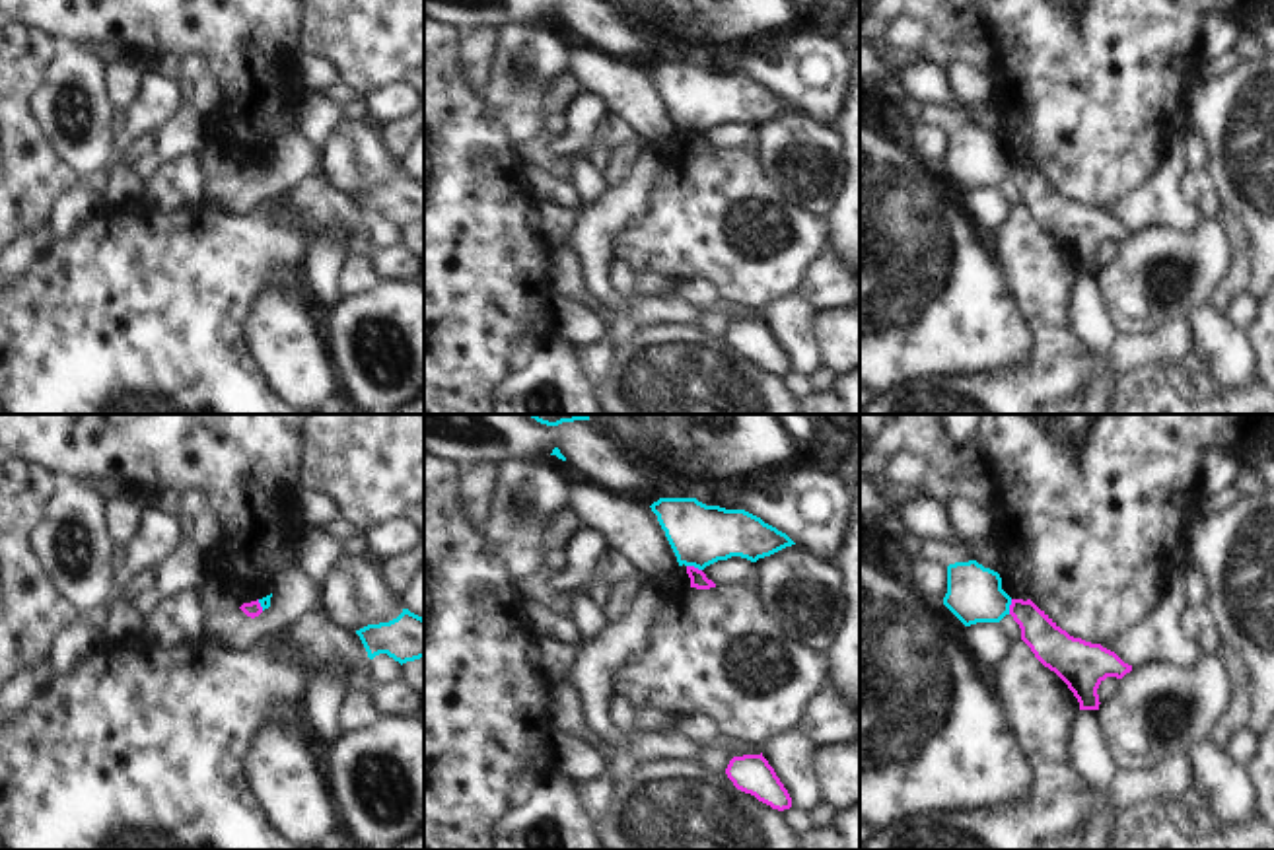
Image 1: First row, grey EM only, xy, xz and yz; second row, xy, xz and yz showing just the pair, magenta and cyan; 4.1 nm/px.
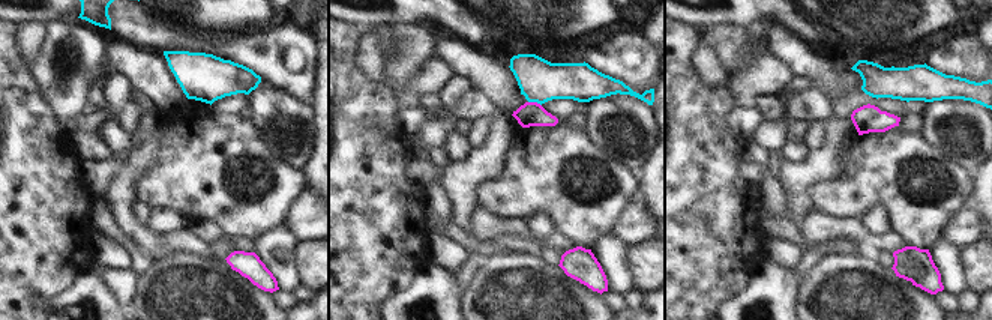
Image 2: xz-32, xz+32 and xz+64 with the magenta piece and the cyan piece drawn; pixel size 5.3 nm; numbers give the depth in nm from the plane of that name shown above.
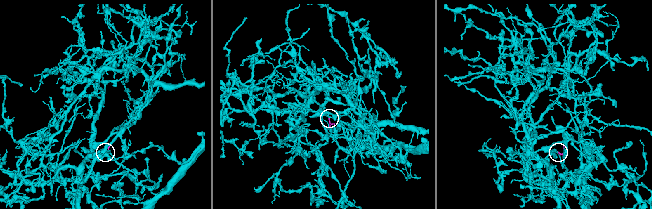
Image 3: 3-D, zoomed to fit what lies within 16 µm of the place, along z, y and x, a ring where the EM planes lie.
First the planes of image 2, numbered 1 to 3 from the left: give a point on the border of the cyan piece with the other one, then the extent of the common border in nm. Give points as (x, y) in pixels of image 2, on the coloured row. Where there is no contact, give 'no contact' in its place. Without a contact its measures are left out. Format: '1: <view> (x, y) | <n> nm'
1: no contact
2: xz+32 (535, 102) | 80 nm
3: no contact

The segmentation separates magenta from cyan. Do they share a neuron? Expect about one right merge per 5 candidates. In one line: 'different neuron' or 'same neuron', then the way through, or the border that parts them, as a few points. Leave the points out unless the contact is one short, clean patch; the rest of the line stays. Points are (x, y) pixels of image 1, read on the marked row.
different neuron; border along xz (687, 565), (701, 570)

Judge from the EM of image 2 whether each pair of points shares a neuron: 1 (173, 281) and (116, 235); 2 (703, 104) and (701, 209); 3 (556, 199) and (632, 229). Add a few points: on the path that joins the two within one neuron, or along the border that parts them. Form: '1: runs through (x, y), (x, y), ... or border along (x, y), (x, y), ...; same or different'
1: border along (153, 262), (141, 277); different
2: runs through (700, 129), (700, 184); same
3: border along (640, 196), (613, 230); different

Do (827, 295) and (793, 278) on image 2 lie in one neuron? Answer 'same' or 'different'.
different

